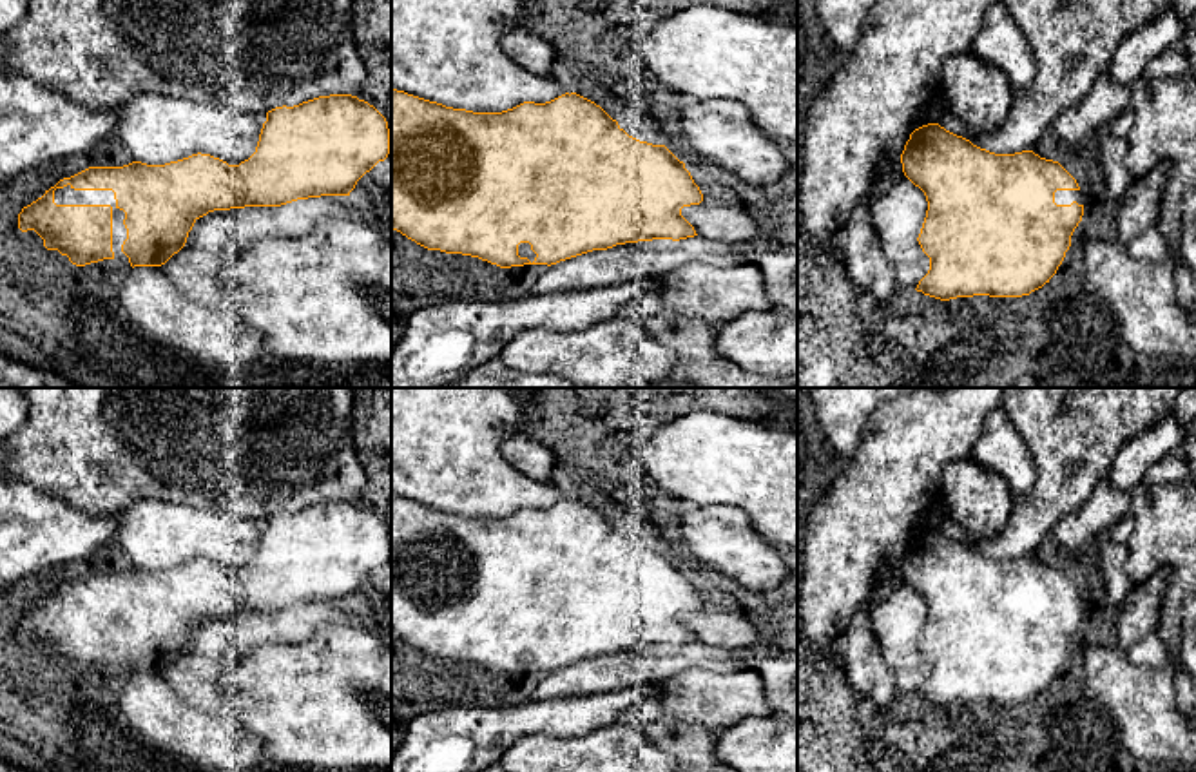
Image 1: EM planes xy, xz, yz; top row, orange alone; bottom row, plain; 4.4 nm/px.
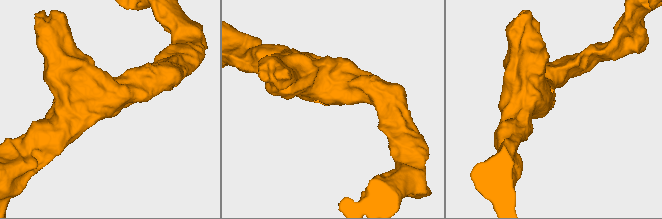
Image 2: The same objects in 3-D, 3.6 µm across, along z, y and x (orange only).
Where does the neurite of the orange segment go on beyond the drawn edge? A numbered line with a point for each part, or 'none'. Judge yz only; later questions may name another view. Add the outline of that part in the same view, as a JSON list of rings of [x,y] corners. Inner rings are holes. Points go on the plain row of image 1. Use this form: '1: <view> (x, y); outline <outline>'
1: yz (1060, 602); outline [[[1056,596],[1055,598],[1056,611],[1071,611],[1073,607],[1076,607],[1078,611],[1084,611],[1084,602],[1080,596]]]

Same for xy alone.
1: xy (62, 602); outline [[[71,591],[54,596],[56,611],[111,611],[112,613],[112,658],[121,658],[127,645],[125,618],[116,613],[112,596],[74,596]]]

